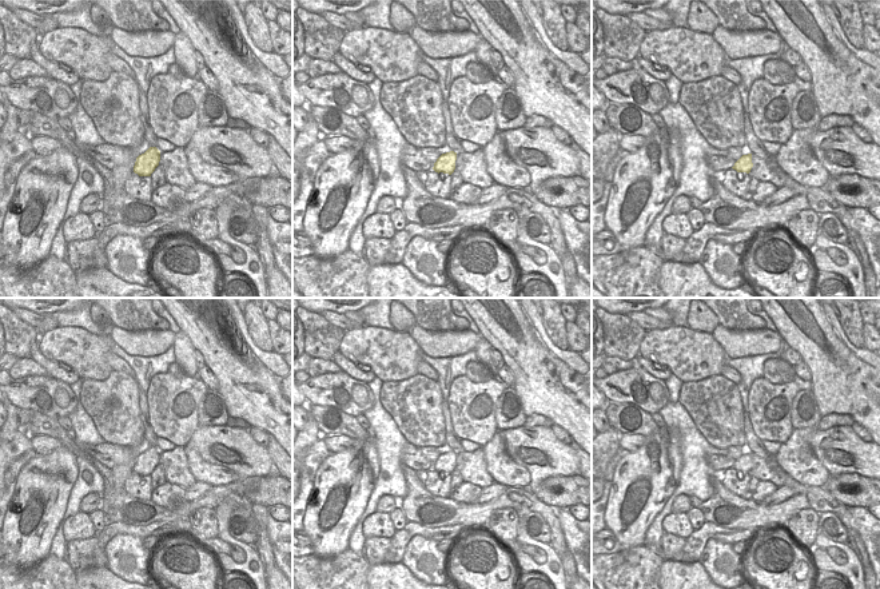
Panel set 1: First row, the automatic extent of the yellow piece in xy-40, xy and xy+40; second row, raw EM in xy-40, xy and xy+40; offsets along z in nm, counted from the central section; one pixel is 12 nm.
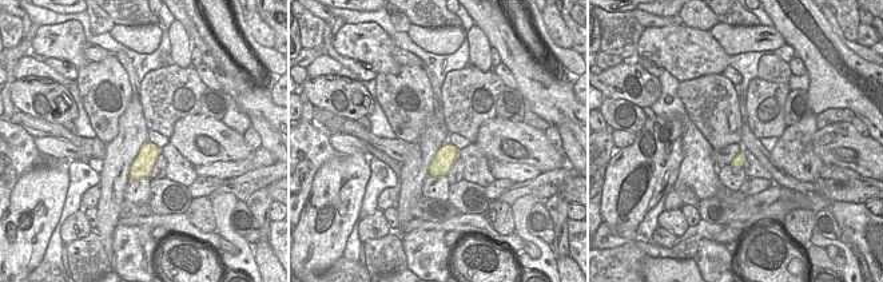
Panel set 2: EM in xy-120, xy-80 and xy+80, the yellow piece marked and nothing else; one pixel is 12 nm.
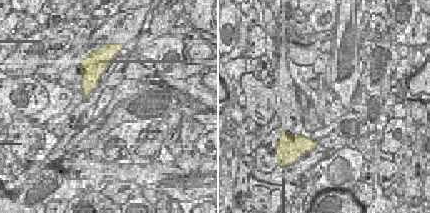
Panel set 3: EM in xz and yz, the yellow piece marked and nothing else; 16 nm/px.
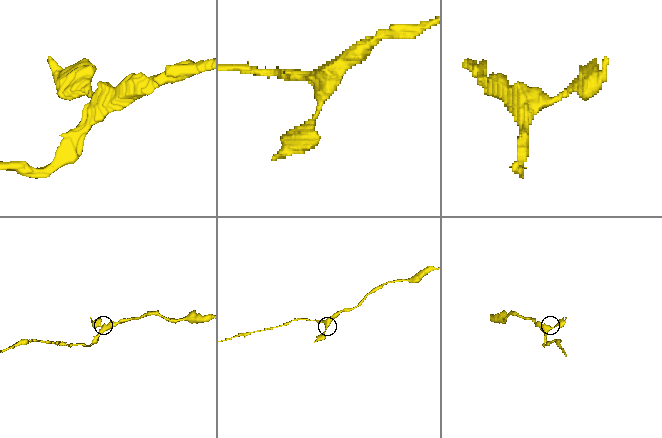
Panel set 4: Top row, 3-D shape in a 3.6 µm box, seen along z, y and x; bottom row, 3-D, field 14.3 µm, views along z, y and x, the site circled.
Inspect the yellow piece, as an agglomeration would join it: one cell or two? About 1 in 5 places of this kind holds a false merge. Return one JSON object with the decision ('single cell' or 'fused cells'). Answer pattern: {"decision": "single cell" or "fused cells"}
{"decision": "single cell"}

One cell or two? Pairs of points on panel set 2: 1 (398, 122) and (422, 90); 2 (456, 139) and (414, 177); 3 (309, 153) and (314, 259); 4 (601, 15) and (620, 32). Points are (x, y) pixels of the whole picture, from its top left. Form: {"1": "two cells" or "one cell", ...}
{"1": "two cells", "2": "two cells", "3": "two cells", "4": "one cell"}

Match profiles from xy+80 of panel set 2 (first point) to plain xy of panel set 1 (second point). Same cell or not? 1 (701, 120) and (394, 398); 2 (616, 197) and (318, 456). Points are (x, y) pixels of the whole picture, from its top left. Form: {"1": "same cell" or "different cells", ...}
{"1": "same cell", "2": "different cells"}

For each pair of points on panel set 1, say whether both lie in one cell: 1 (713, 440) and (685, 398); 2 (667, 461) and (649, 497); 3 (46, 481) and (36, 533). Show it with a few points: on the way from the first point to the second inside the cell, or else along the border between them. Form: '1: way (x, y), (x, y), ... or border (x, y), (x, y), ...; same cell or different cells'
1: way (711, 429), (695, 409); same cell
2: way (660, 470), (652, 478), (652, 488); same cell
3: way (46, 494), (47, 504), (42, 520); same cell

